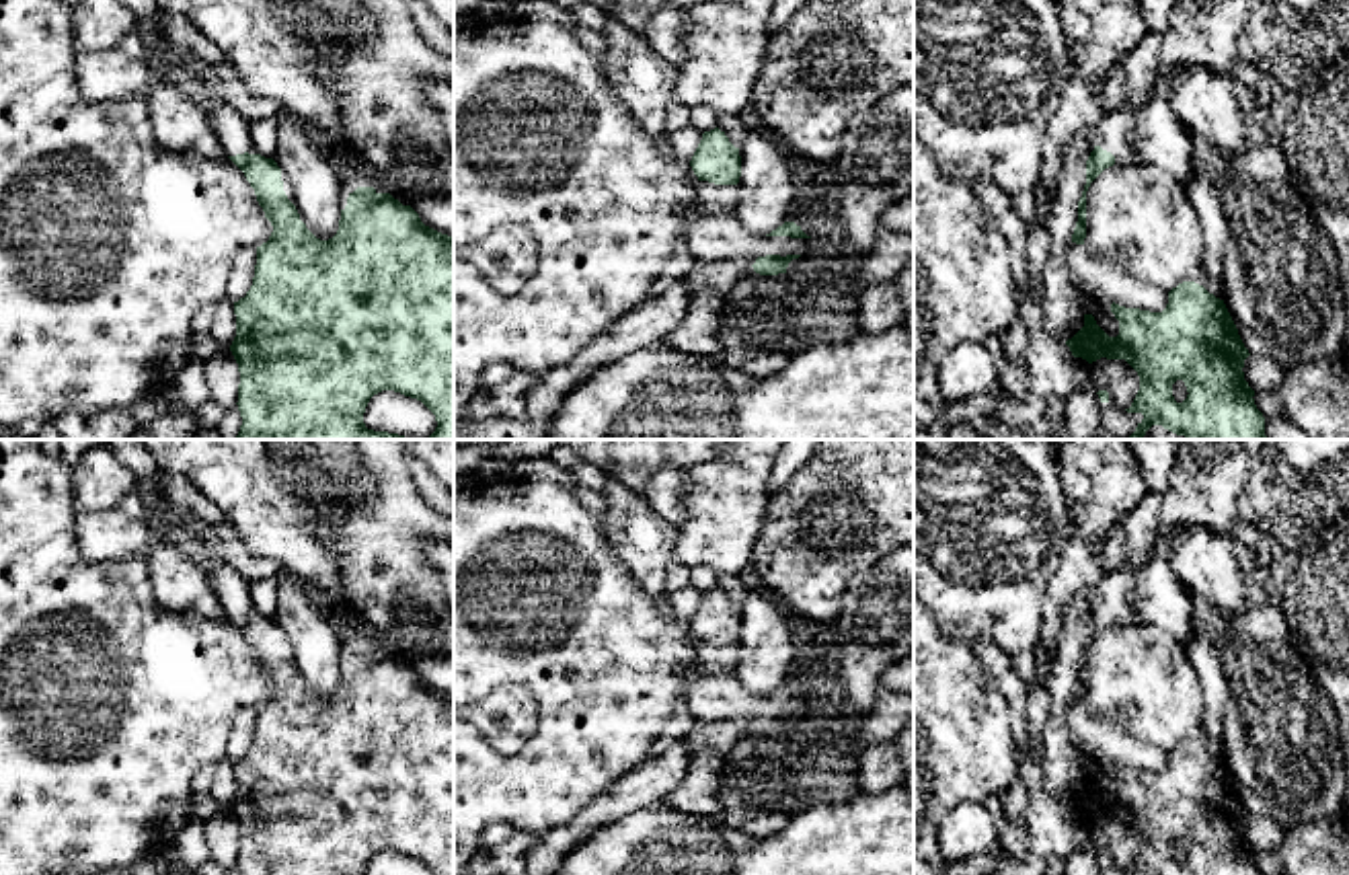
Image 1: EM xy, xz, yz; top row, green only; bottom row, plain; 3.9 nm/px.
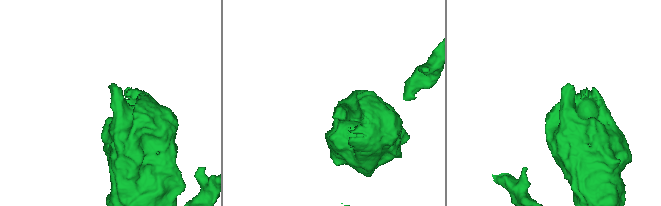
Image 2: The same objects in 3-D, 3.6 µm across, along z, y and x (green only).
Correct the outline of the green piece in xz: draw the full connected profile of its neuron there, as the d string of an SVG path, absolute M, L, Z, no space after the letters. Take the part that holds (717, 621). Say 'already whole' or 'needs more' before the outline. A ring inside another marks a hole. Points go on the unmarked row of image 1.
already whole | M715 587L702 594L690 626L698 641L737 645L741 637L739 608L729 602L725 592Z

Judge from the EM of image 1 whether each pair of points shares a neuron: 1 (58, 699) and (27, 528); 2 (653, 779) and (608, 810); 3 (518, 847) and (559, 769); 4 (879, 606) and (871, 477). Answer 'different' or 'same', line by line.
1: same
2: same
3: different
4: different

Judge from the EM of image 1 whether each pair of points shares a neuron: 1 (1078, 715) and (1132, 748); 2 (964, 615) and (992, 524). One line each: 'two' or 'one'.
1: one
2: one

